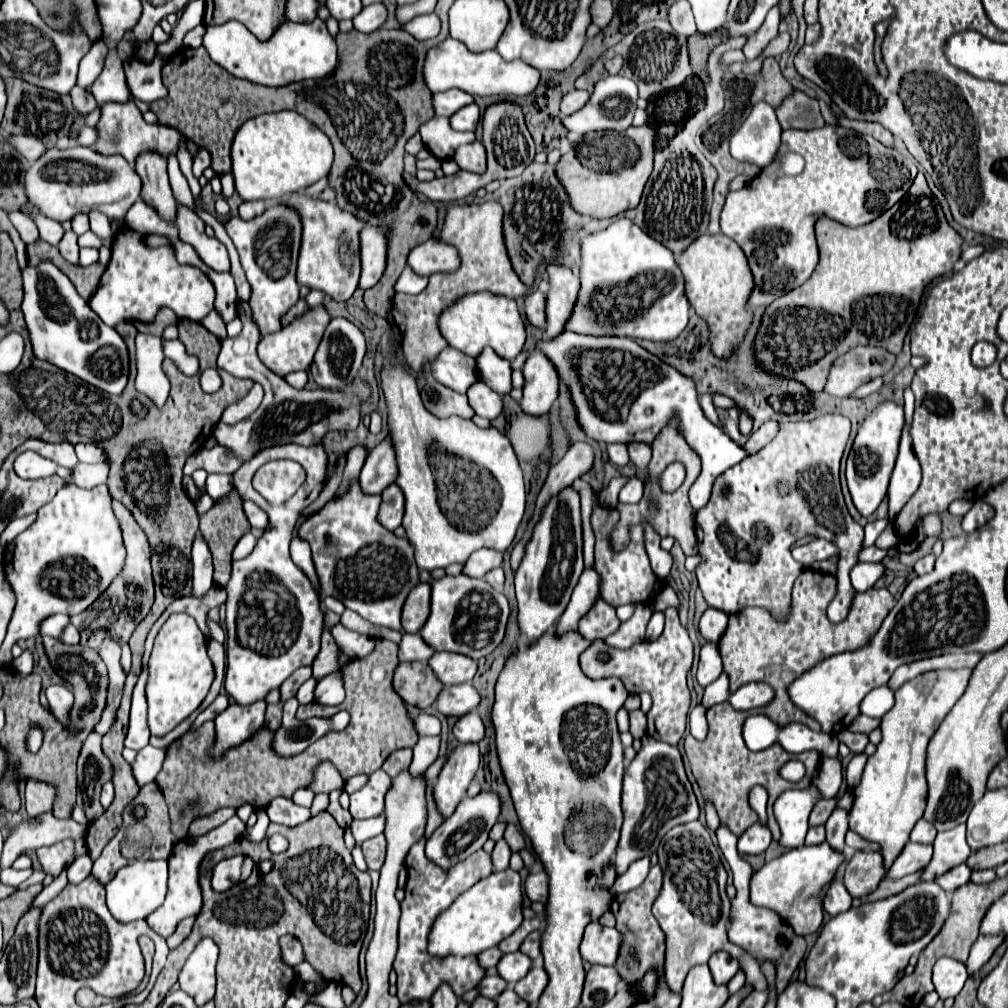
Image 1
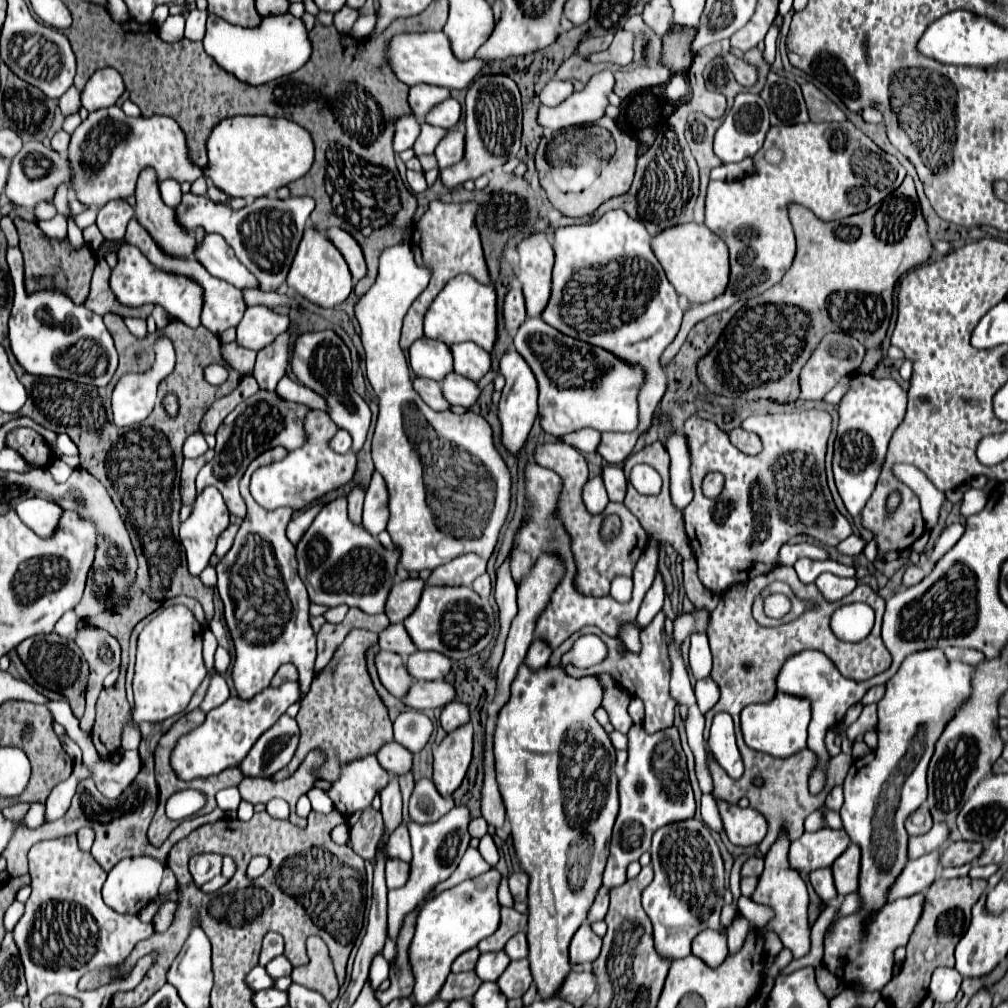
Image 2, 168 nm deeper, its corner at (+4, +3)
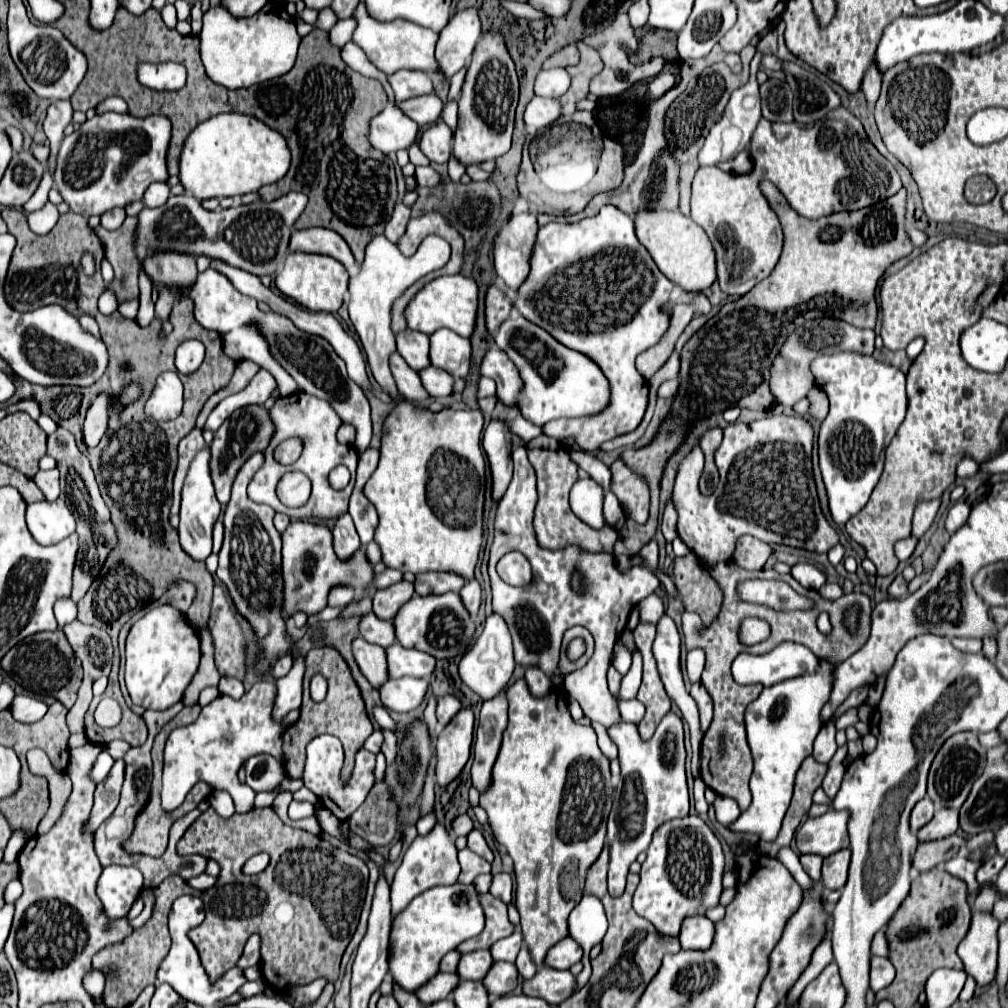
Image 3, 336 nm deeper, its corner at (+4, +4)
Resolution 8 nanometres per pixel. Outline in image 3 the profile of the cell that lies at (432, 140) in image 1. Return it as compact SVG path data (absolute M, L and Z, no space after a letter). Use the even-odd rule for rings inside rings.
M417 142L409 146L409 158L411 158L411 162L413 162L415 166L427 166L427 164L429 164L427 156L423 156L423 152L421 152L421 148L419 148Z

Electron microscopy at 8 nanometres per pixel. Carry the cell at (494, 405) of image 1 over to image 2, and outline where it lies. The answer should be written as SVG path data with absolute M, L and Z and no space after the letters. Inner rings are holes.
M447 373L441 381L443 397L451 405L461 405L469 409L479 399L479 387L473 381L467 381L467 377L459 377L457 373Z

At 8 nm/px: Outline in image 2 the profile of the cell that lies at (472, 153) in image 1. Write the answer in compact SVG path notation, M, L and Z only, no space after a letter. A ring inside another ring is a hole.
M449 129L447 135L443 137L443 141L439 141L439 145L435 149L439 169L445 169L445 167L453 165L455 161L461 161L461 157L463 157L463 137L465 137L463 131Z

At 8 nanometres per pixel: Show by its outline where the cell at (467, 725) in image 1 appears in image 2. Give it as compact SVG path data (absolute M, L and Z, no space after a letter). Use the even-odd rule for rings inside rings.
M451 701L443 707L439 721L441 721L441 727L449 733L457 729L457 725L465 725L469 721L469 709L461 701Z

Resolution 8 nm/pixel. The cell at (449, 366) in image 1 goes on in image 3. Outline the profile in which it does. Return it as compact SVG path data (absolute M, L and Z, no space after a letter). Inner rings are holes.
M405 330L405 332L397 334L395 338L397 338L397 352L405 358L405 362L413 370L419 372L419 368L431 366L431 362L427 360L427 352L431 348L427 334L415 332L415 330Z

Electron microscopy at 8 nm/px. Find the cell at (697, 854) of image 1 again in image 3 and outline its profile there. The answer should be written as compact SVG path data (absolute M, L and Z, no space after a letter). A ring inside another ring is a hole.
M697 814L669 820L653 834L647 860L641 866L641 882L633 896L633 908L661 934L677 938L687 916L705 914L709 908L719 906L723 866L725 858L721 842Z

